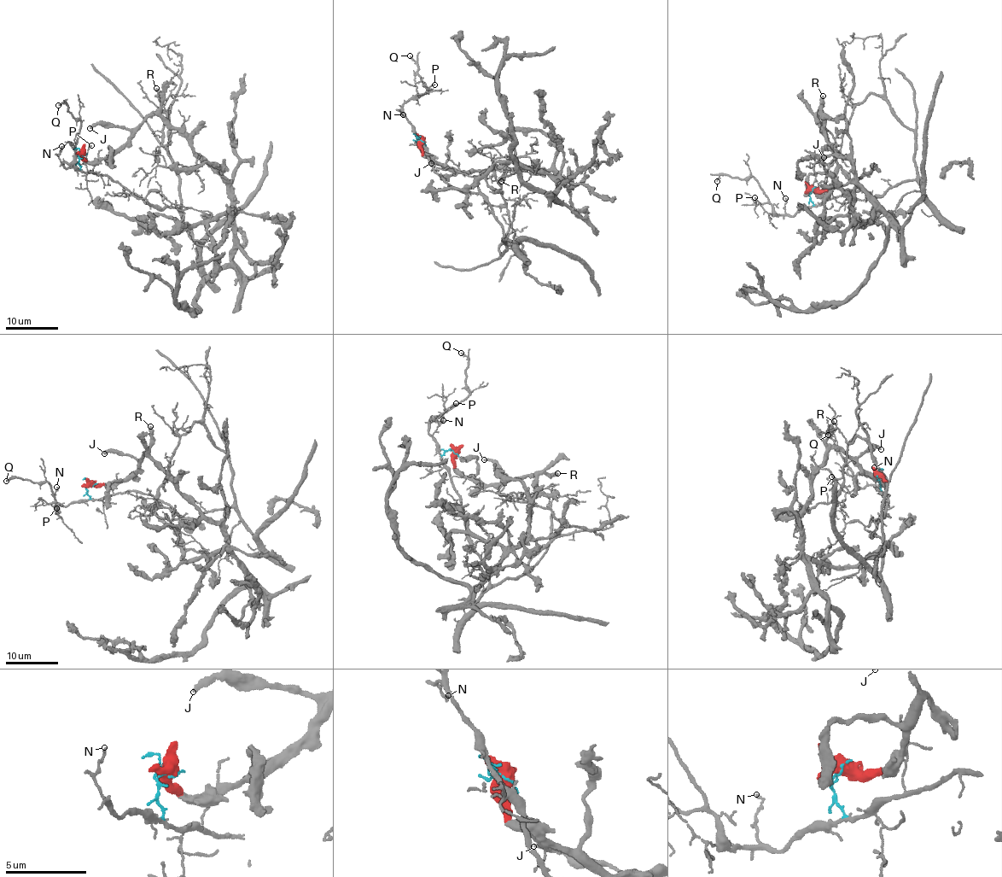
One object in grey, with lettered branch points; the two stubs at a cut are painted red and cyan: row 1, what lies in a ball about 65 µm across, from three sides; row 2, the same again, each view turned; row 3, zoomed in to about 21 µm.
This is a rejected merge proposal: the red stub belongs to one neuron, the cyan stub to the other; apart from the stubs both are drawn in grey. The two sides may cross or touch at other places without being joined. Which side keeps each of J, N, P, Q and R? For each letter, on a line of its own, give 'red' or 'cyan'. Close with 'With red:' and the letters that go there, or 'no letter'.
J: red
N: cyan
P: cyan
Q: cyan
R: red
With red: J, R

